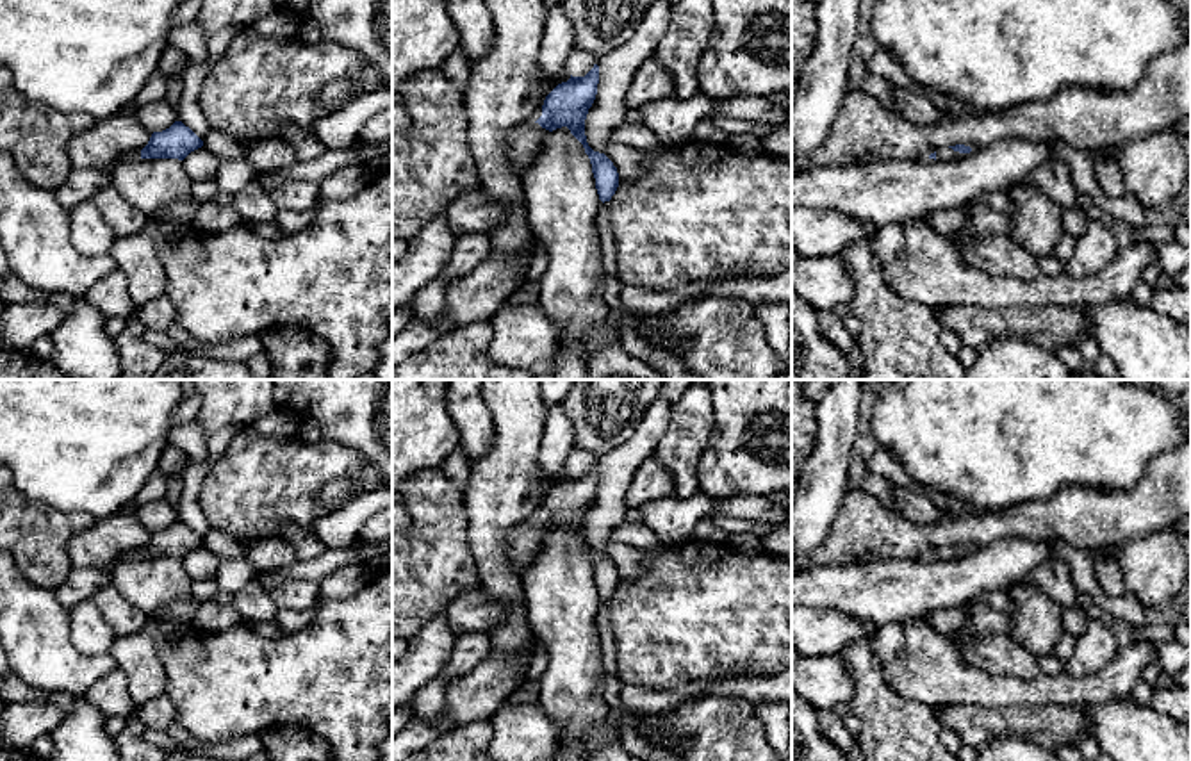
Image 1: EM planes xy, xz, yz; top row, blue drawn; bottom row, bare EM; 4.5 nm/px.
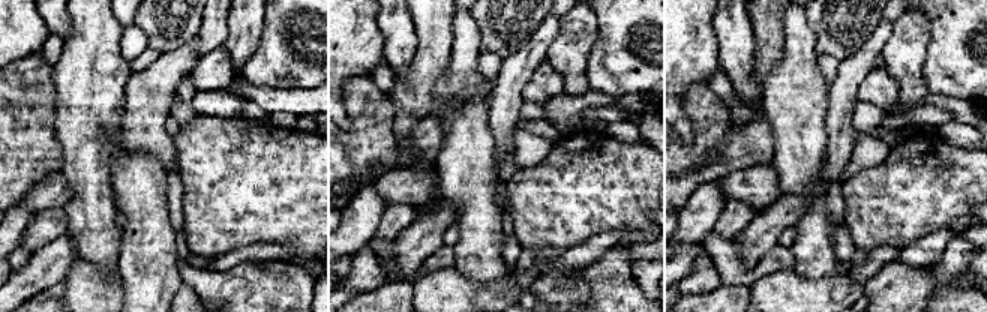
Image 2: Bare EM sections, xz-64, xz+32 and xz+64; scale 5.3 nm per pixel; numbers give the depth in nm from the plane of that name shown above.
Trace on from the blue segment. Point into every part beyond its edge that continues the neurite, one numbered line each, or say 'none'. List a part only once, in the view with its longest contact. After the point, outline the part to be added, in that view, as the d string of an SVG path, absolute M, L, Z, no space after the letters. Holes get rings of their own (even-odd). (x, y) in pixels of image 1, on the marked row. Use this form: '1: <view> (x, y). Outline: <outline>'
1: yz (944, 154). Outline: M943 146L936 151L936 159L938 160L954 160L954 159L961 159L961 157L966 157L968 153L959 153L959 151L954 151L952 148L949 146Z

